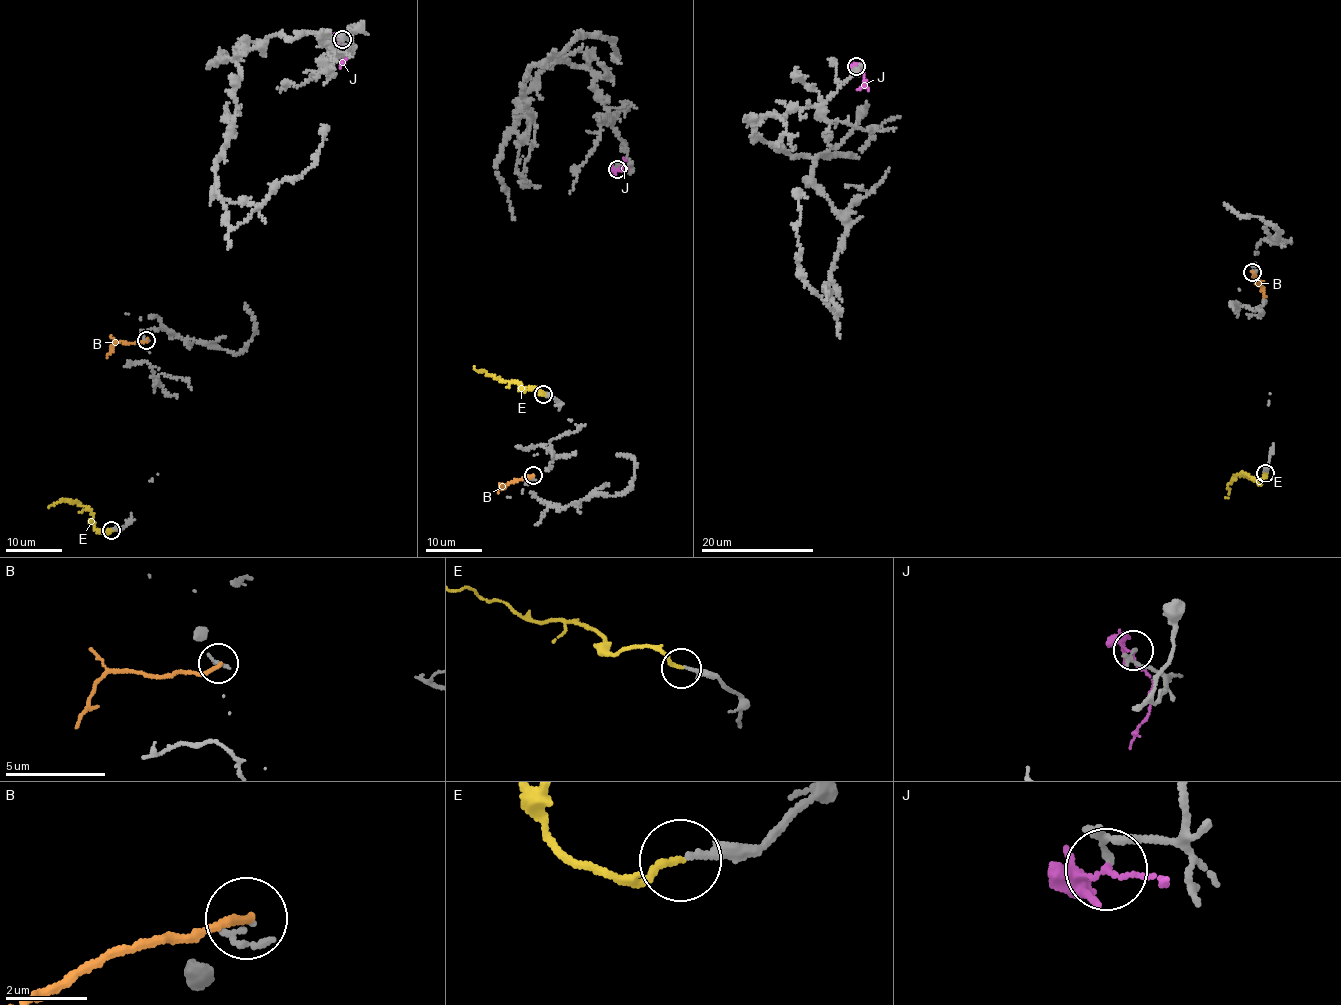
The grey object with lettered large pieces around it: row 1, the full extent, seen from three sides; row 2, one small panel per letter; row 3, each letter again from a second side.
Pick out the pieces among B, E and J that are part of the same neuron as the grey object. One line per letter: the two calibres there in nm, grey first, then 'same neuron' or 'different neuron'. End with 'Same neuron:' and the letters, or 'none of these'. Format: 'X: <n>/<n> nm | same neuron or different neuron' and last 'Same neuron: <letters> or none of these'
B: 140/200 nm | different neuron
E: 180/180 nm | same neuron
J: 140/130 nm | different neuron
Same neuron: E

